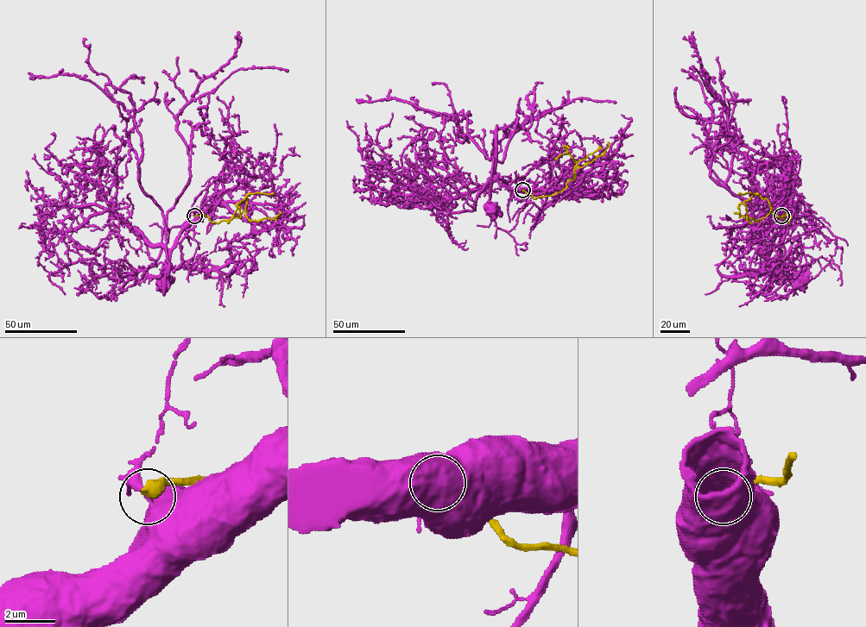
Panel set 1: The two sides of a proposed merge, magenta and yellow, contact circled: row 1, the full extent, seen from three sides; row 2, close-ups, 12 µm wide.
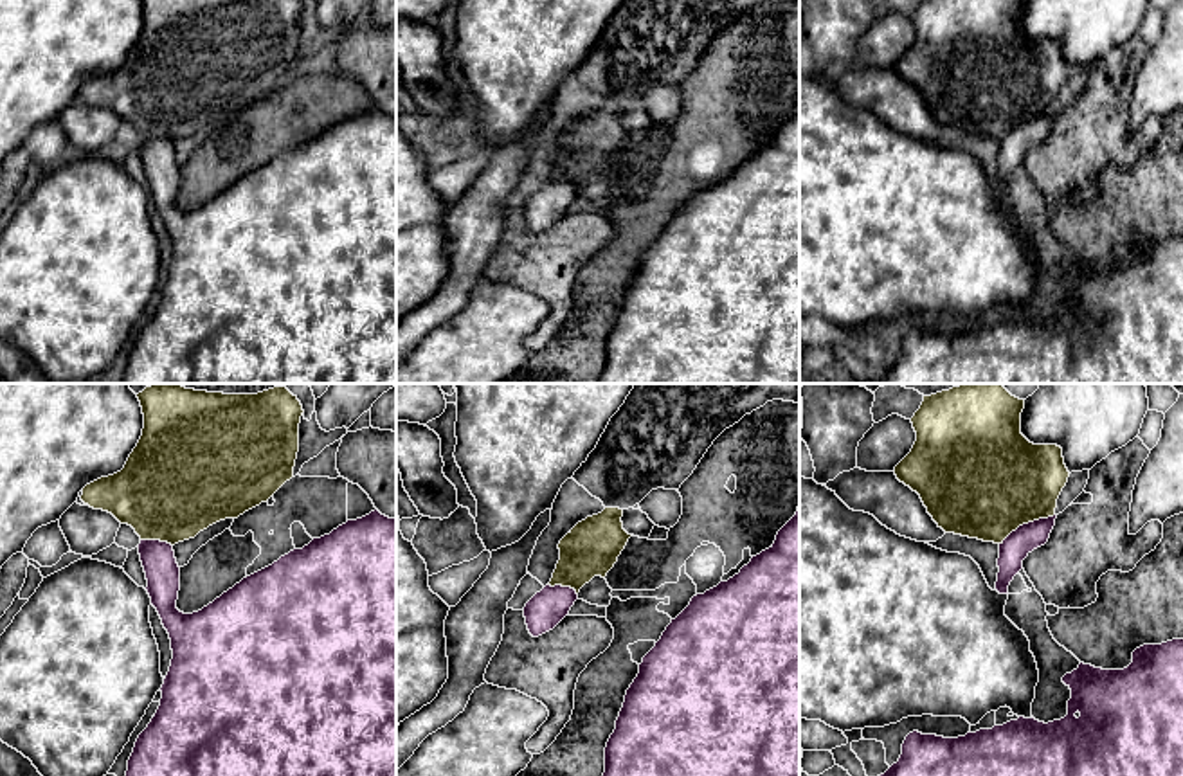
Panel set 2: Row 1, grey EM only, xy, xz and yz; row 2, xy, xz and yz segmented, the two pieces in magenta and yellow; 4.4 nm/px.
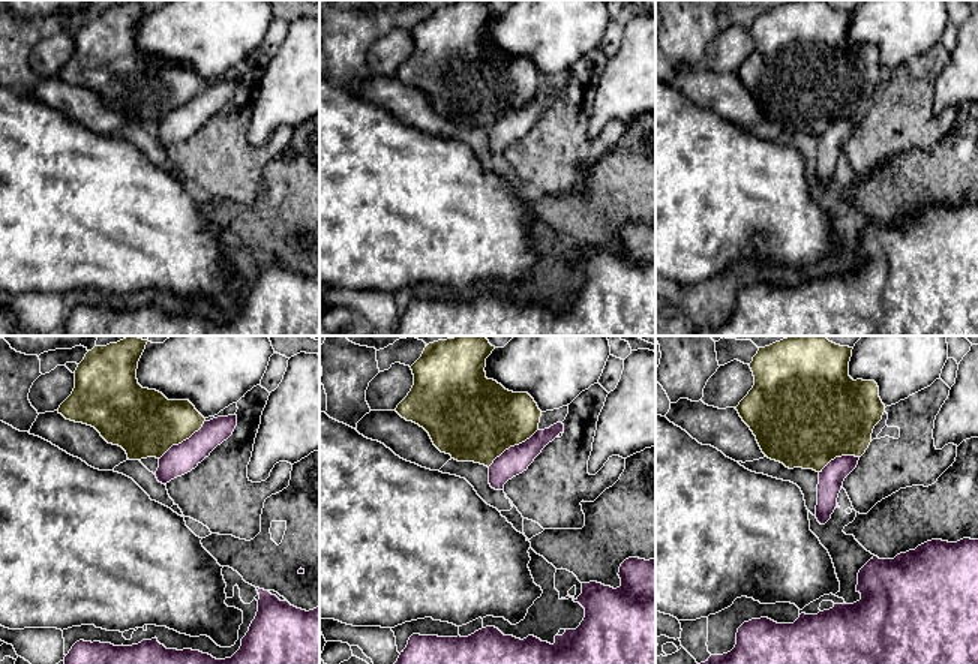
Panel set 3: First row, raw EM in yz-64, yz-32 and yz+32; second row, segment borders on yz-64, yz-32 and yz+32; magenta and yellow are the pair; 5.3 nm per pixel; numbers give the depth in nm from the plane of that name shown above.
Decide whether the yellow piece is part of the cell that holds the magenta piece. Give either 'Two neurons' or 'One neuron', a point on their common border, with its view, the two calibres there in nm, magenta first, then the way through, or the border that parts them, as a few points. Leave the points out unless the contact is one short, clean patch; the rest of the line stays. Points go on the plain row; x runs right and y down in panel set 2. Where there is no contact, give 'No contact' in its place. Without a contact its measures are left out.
Two neurons. Touches magenta at yz (1029, 119). Thickness 120 nm (magenta) against 480 nm. Boundary: yz (1054, 110), (1020, 121), (1000, 141)

